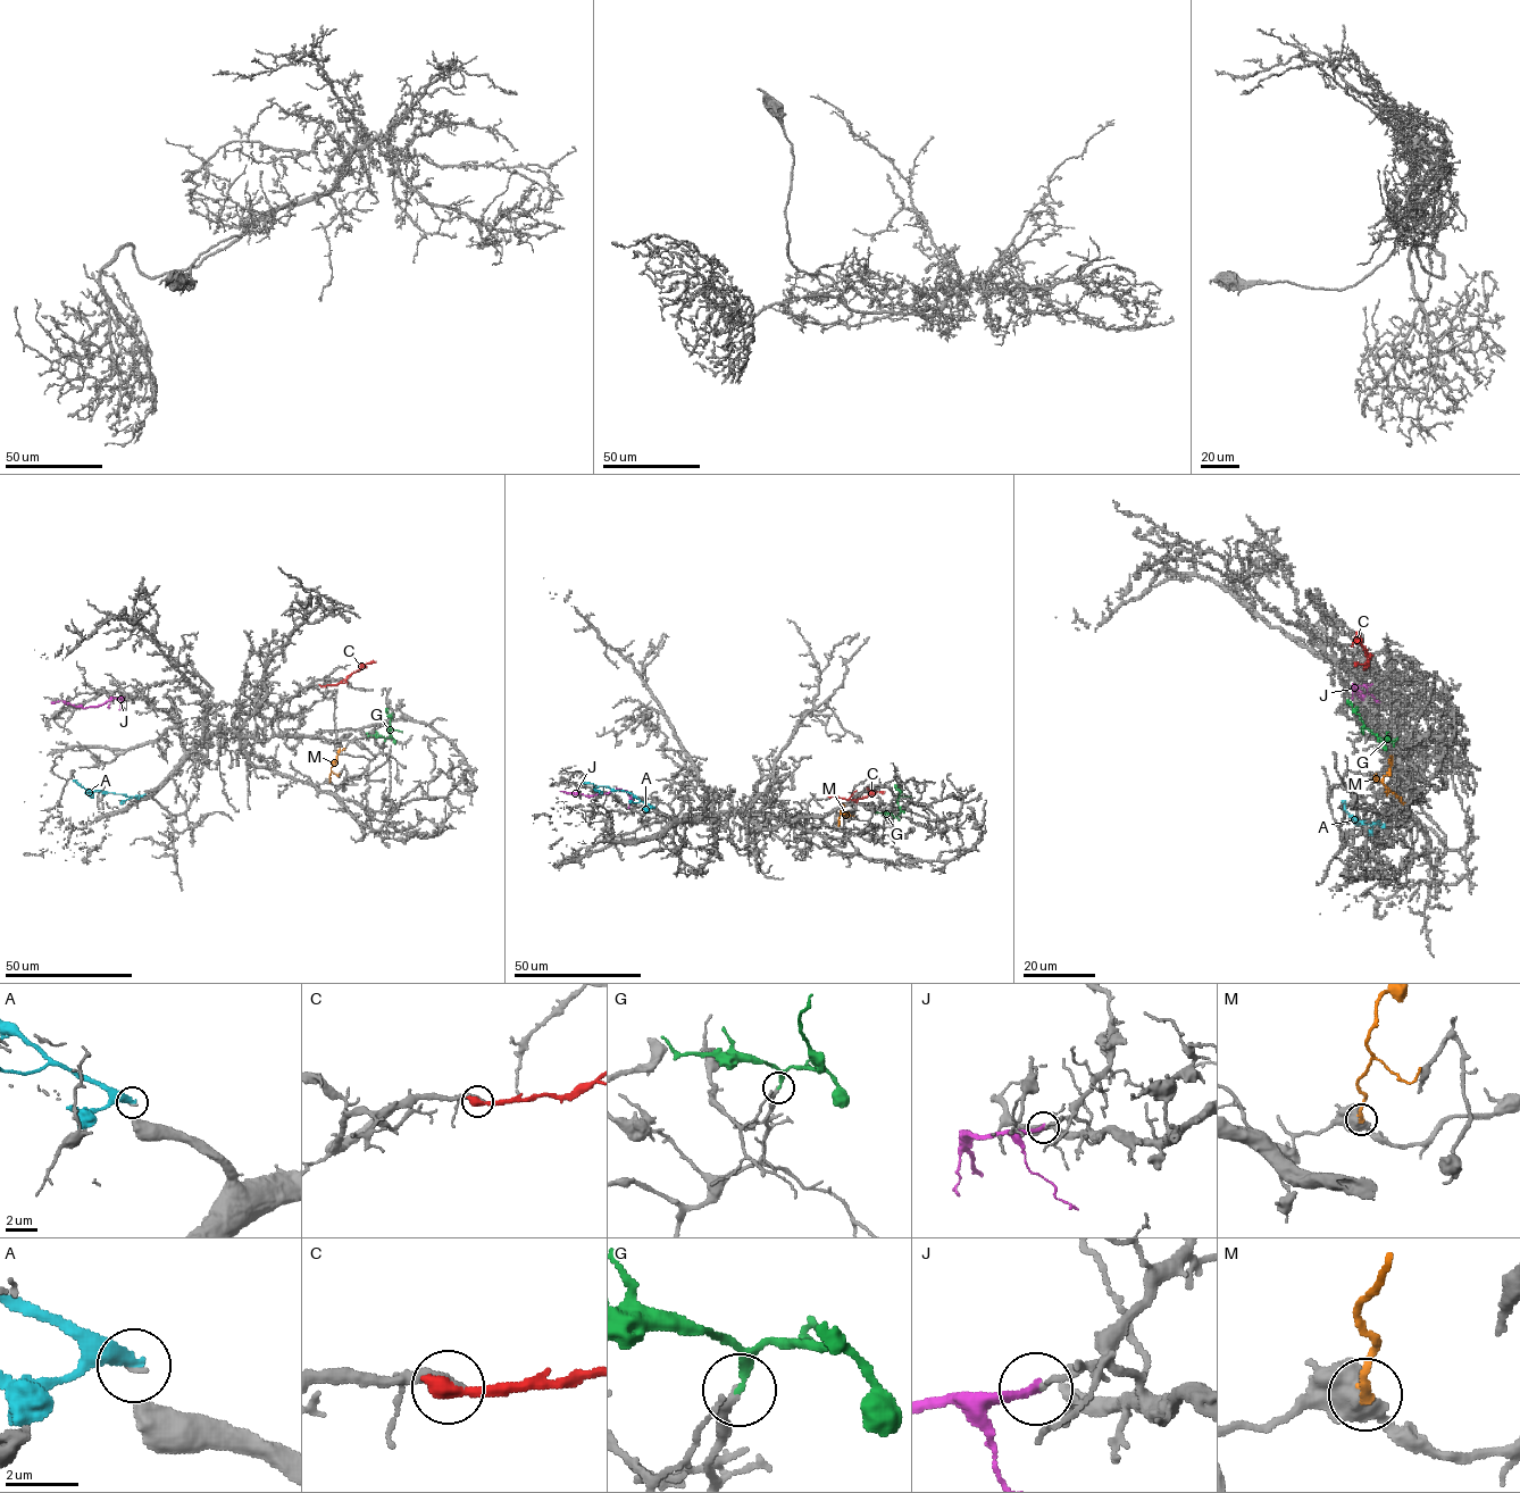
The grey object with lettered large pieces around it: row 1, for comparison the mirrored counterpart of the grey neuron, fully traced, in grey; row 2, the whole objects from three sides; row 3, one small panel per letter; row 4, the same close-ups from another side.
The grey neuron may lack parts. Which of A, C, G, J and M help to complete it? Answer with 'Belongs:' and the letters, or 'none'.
Belongs: C, G, M

